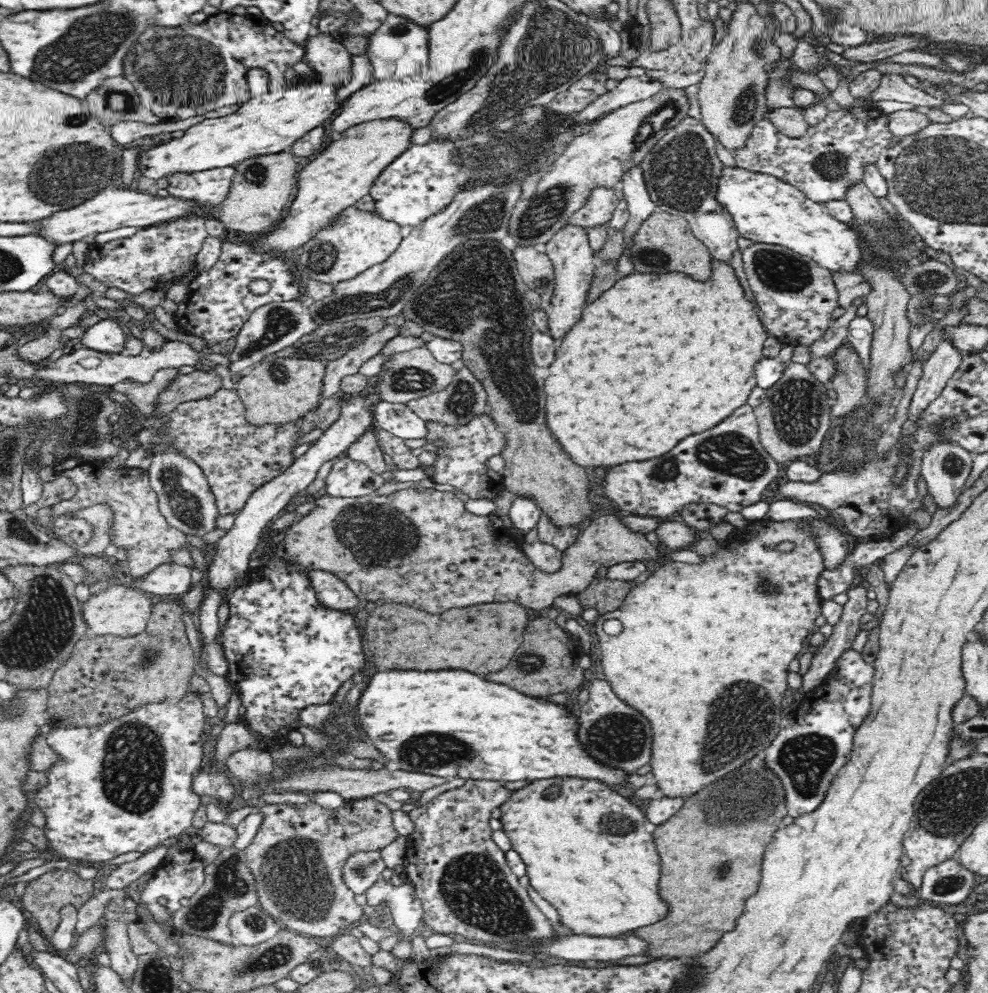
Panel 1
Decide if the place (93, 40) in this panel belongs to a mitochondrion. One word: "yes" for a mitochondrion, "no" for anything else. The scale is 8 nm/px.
yes

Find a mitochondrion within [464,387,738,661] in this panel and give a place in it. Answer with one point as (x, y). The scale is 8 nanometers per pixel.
(668, 470)

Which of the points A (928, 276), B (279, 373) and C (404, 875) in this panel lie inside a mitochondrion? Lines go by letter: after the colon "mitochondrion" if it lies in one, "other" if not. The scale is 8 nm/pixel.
A: mitochondrion
B: mitochondrion
C: other

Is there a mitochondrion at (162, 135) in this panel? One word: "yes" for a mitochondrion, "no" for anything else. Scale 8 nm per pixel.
no

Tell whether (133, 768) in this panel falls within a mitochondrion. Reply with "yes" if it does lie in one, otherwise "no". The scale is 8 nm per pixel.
yes

